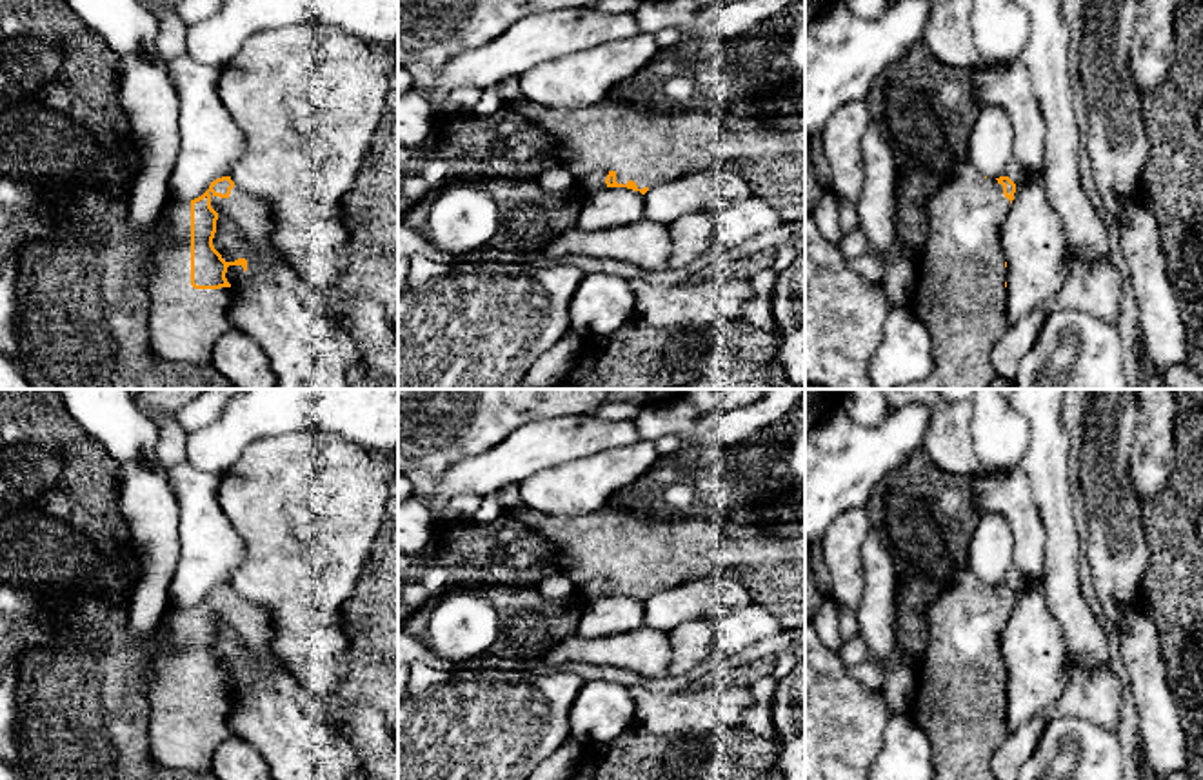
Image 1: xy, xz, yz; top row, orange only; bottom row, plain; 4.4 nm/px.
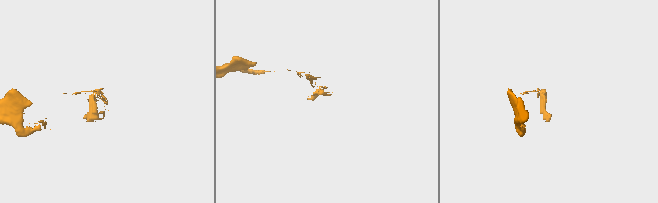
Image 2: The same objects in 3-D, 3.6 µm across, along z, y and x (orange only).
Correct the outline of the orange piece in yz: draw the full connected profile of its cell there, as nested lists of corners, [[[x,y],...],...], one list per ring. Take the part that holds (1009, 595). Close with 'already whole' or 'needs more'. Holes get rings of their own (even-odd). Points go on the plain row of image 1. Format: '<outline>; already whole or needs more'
[[[965,569],[927,613],[929,642],[916,669],[912,722],[932,745],[930,780],[994,780],[992,756],[1009,738],[1001,636],[1014,607],[1009,584],[987,585]]]; needs more

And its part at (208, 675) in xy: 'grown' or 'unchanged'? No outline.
grown

